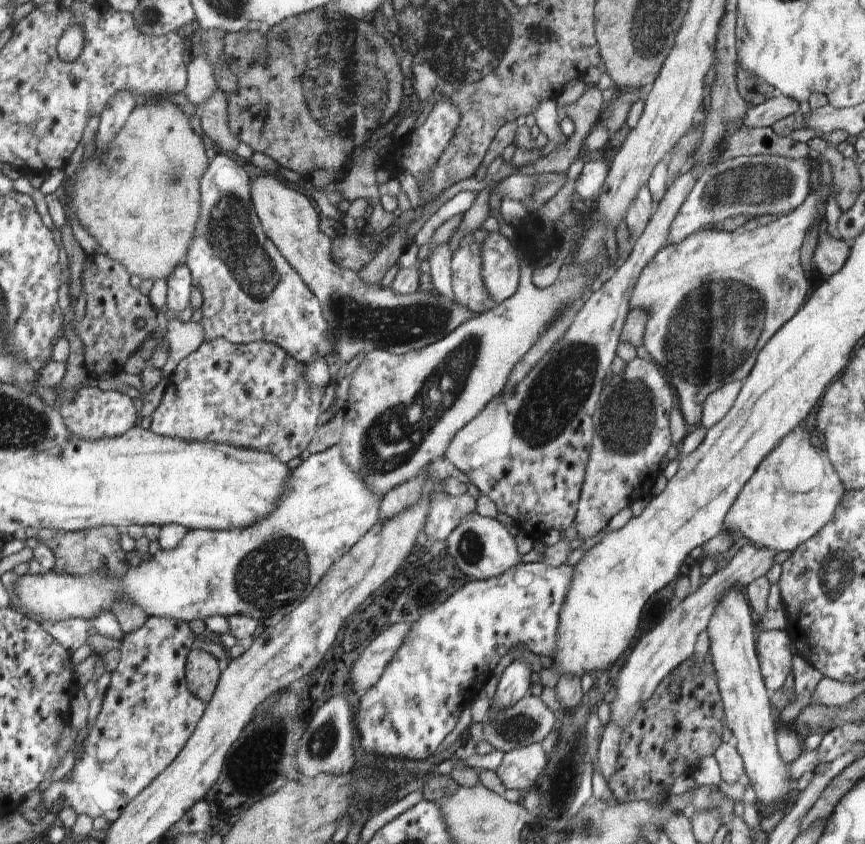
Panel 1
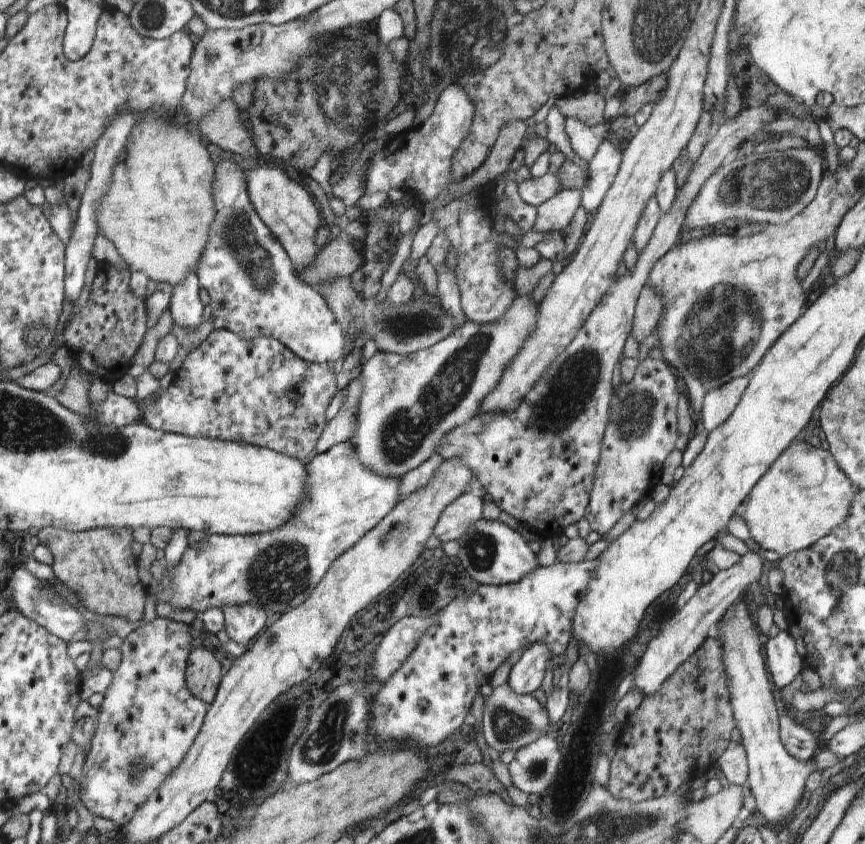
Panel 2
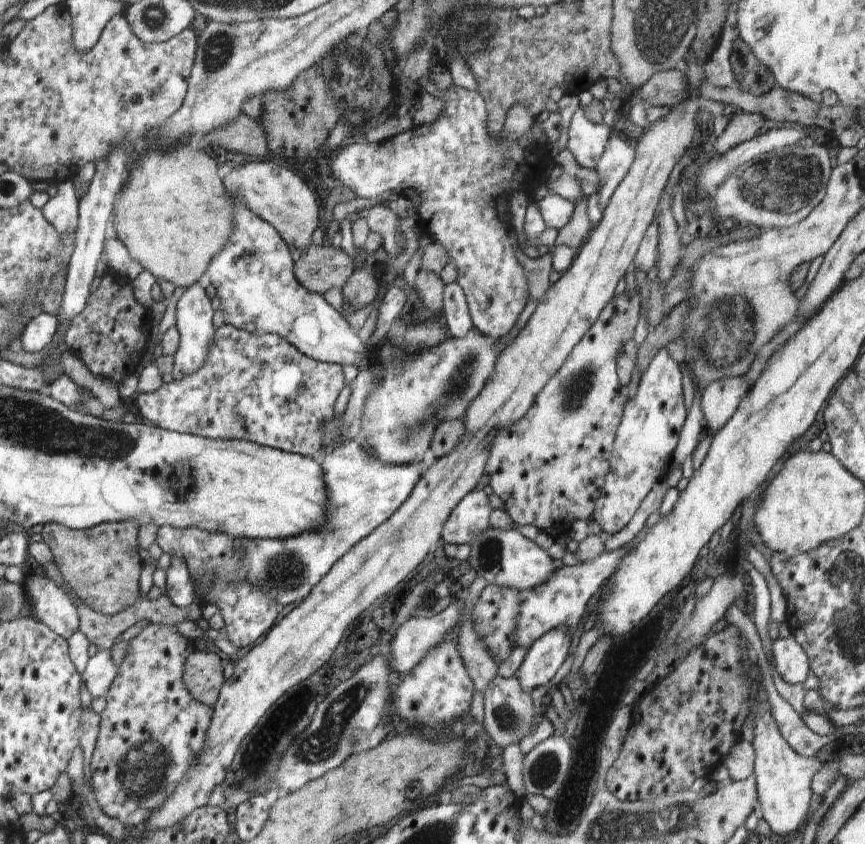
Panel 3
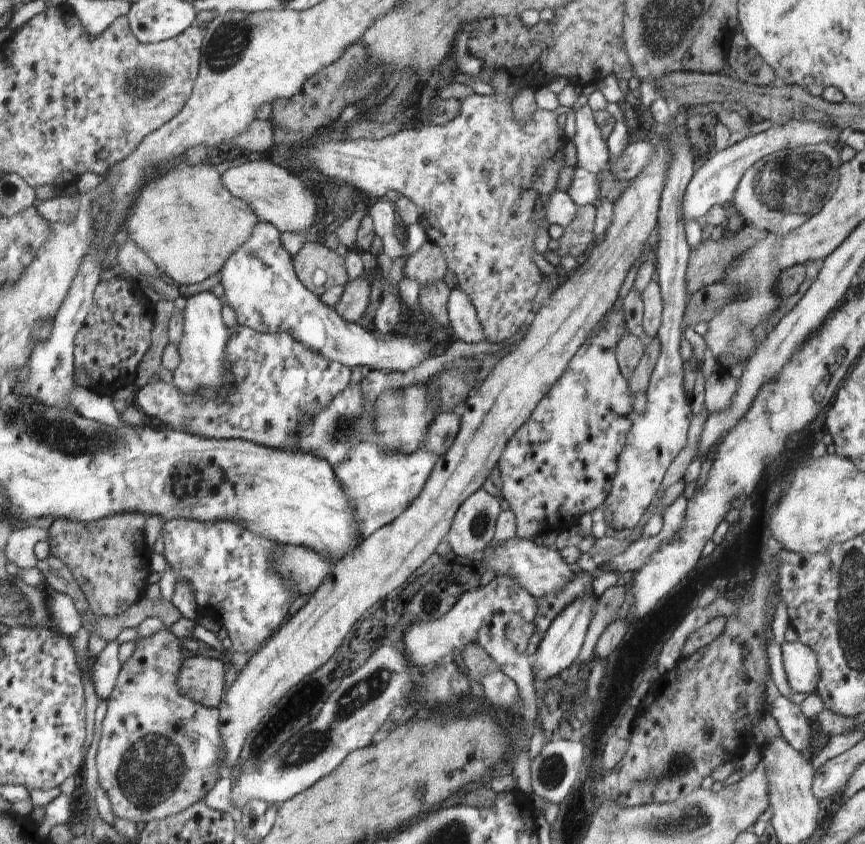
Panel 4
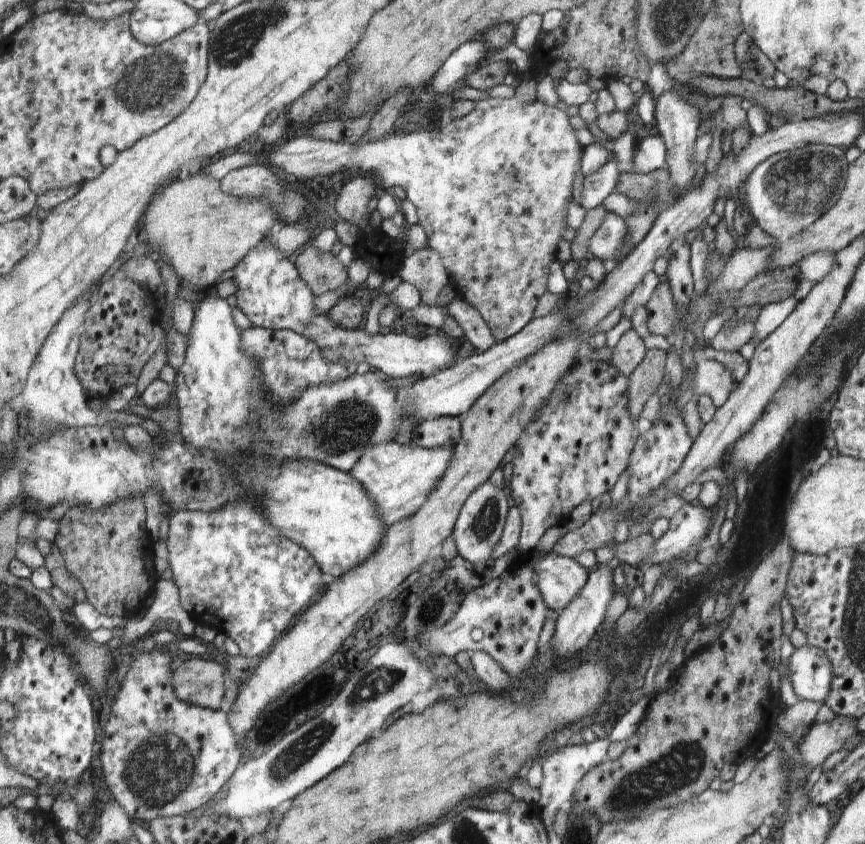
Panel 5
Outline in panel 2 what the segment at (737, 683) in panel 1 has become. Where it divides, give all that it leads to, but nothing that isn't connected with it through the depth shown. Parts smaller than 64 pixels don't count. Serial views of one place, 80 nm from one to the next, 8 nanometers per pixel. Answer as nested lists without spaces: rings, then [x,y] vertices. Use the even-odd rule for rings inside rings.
[[[743,599],[738,600],[714,625],[713,634],[721,643],[722,662],[725,668],[727,691],[733,710],[735,727],[740,732],[748,763],[747,783],[752,800],[764,815],[768,826],[777,826],[786,817],[793,817],[806,802],[805,782],[812,771],[813,759],[796,760],[790,756],[779,735],[779,716],[773,694],[772,680],[765,664],[760,637]]]

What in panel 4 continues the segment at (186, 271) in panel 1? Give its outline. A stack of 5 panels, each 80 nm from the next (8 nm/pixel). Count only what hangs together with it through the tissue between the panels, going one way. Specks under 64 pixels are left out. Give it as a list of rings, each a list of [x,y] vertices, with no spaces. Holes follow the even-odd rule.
[[[210,291],[198,292],[181,300],[184,304],[184,336],[179,343],[180,364],[172,372],[172,384],[178,392],[194,396],[202,388],[224,388],[226,378],[226,348],[229,347],[230,330],[224,324],[220,300]]]

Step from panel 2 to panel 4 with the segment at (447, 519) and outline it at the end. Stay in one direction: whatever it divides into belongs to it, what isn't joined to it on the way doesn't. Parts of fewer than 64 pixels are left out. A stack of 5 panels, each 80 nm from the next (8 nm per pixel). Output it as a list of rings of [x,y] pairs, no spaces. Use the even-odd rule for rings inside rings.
[[[482,488],[458,508],[453,526],[446,536],[455,556],[472,558],[475,552],[484,552],[484,548],[492,542],[494,524],[502,510],[498,500],[498,496]]]

